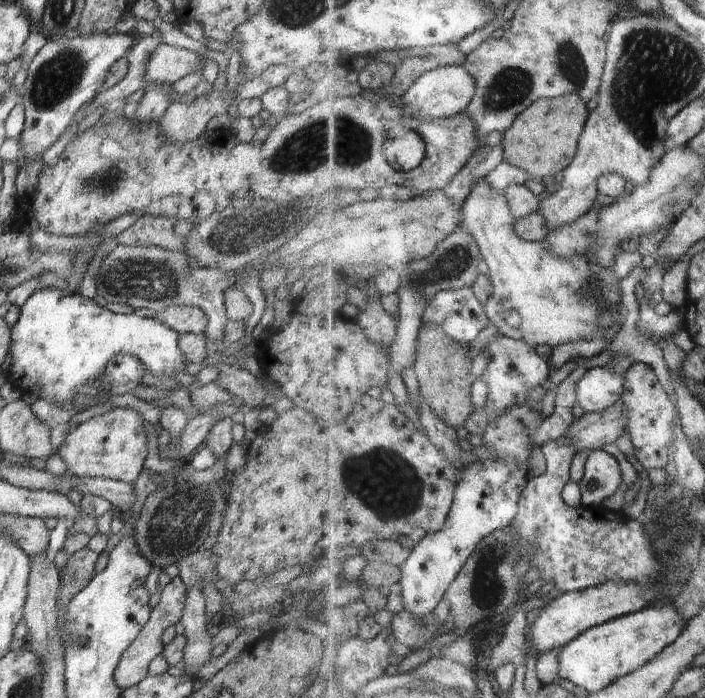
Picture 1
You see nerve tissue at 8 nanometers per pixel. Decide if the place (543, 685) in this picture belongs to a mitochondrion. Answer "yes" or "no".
no

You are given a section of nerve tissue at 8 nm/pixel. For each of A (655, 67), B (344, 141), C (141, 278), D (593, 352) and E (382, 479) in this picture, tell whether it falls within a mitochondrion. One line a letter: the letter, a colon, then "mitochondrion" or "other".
A: mitochondrion
B: mitochondrion
C: mitochondrion
D: other
E: mitochondrion

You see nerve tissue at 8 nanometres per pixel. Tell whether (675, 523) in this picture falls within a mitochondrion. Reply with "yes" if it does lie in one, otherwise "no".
yes

